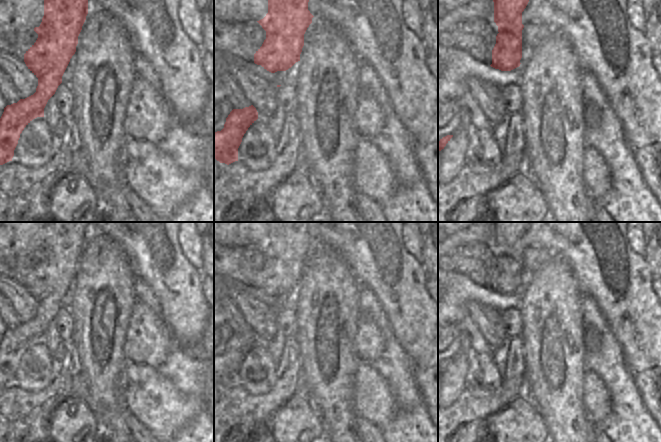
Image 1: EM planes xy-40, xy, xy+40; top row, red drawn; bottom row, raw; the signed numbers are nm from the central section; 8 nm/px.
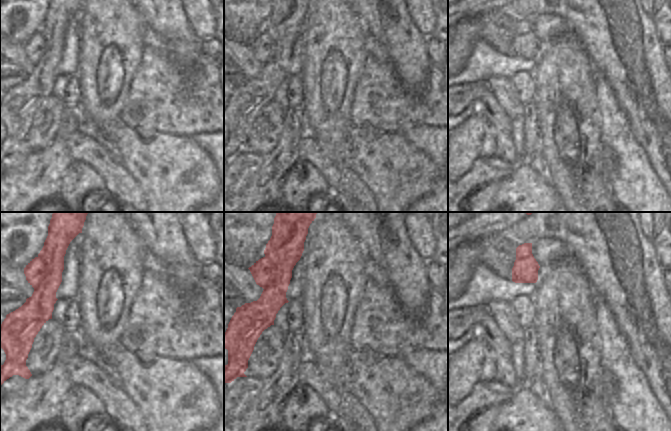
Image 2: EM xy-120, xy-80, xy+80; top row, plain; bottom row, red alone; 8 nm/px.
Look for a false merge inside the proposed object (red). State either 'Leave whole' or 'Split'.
Split.

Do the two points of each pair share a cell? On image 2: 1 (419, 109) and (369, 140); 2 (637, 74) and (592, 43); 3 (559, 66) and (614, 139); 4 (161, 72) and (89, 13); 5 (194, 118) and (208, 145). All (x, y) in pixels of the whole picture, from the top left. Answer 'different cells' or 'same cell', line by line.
1: different cells
2: same cell
3: different cells
4: different cells
5: different cells

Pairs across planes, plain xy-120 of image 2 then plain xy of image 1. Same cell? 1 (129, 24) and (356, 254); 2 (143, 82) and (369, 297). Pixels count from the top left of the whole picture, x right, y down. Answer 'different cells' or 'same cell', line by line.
1: different cells
2: different cells

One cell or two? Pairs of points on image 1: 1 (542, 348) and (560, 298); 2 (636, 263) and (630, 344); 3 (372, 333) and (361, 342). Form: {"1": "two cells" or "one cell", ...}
{"1": "one cell", "2": "one cell", "3": "one cell"}

